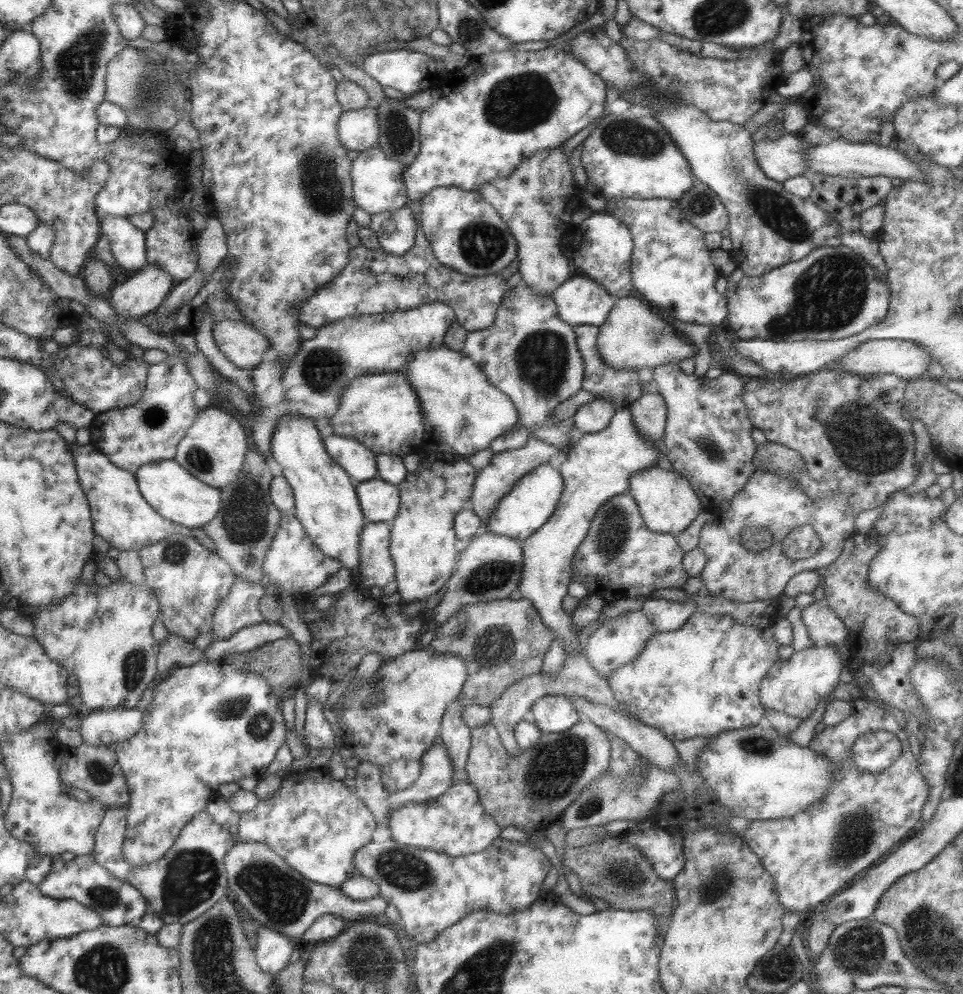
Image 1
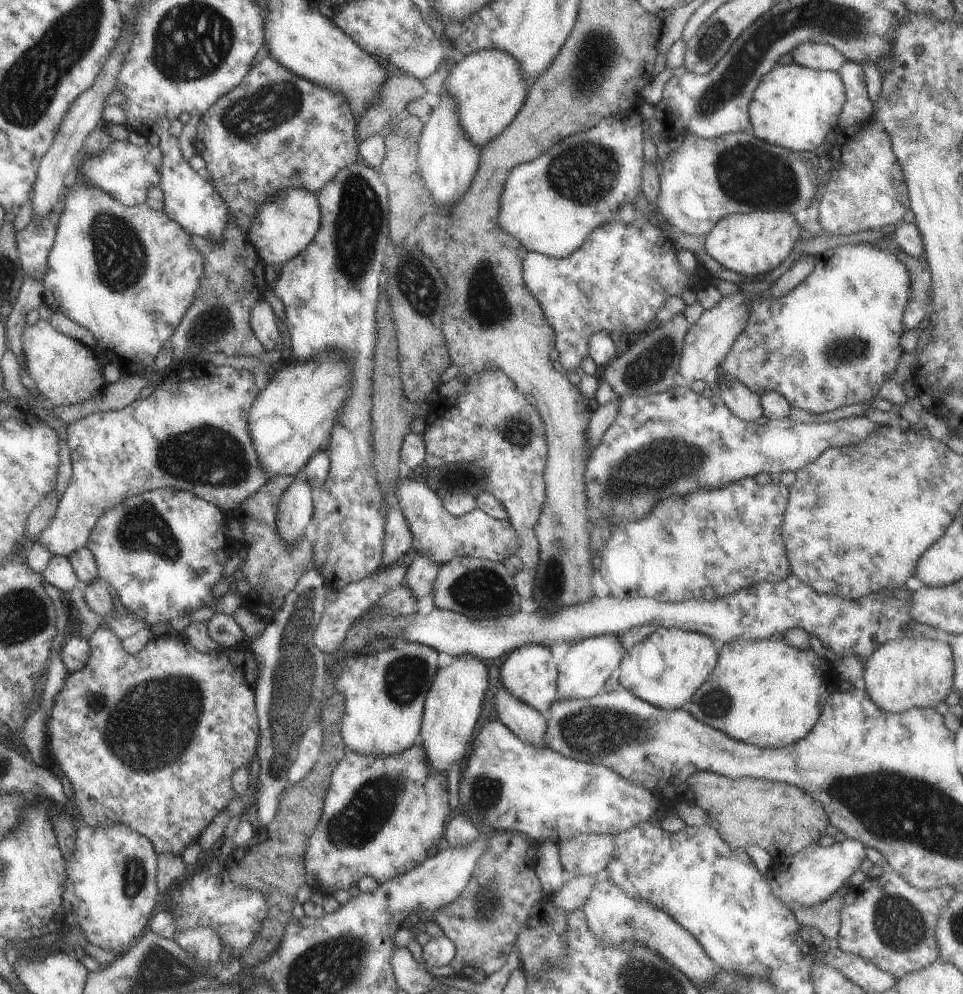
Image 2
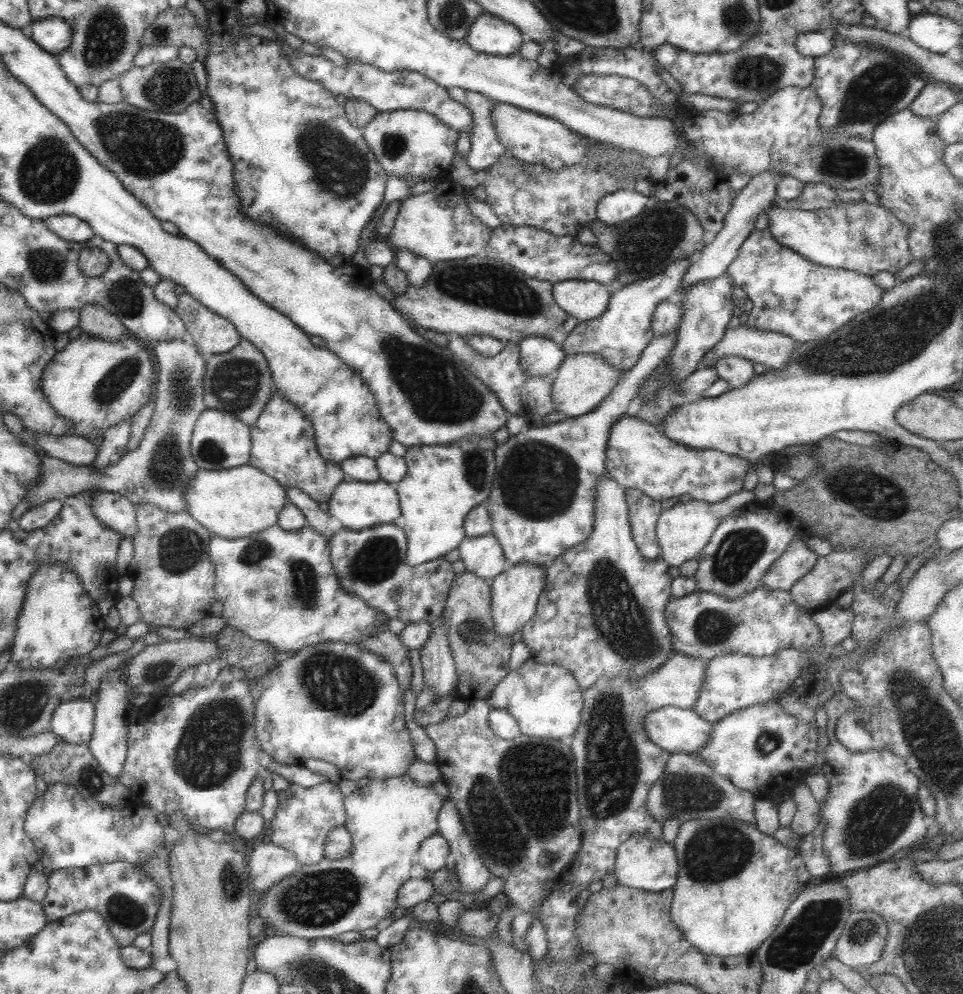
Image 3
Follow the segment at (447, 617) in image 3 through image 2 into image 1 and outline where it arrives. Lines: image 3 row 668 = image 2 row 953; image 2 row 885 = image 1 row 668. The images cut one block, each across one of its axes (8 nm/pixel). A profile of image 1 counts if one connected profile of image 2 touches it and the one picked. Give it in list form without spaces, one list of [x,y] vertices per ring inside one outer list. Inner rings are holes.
[[[524,598],[492,600],[456,610],[438,628],[430,650],[465,659],[468,676],[459,694],[464,706],[490,706],[514,682],[541,672],[552,634],[530,601]]]

